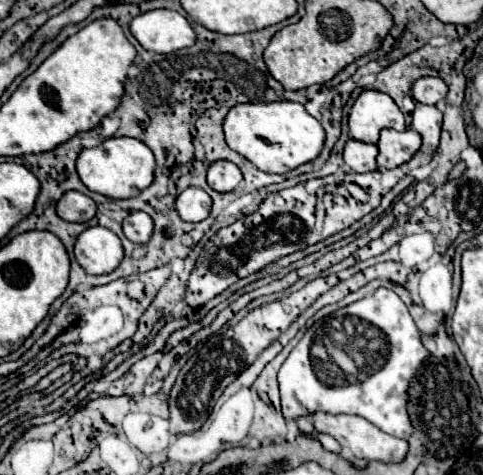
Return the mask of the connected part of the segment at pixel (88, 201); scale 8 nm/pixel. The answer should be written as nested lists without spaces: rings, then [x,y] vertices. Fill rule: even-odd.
[[[67,191],[57,201],[57,213],[65,221],[85,223],[95,215],[95,211],[97,211],[95,201],[83,193],[79,193],[79,191]]]

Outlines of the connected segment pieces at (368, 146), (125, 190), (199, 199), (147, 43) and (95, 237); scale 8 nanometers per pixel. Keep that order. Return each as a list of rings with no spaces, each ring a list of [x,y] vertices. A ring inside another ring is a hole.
[[[349,139],[345,143],[343,161],[355,173],[375,171],[377,169],[375,157],[377,157],[377,147],[373,143],[363,143],[363,141],[355,141],[355,139]]]
[[[111,137],[91,149],[83,149],[77,157],[77,173],[89,191],[111,199],[127,199],[141,193],[153,181],[155,157],[151,149],[133,137]]]
[[[191,187],[185,189],[177,199],[175,199],[175,209],[179,213],[179,217],[183,221],[203,221],[209,211],[211,211],[211,197],[199,189],[199,187]]]
[[[153,9],[131,21],[133,37],[143,49],[153,53],[171,53],[195,43],[195,31],[189,21],[171,9]]]
[[[87,227],[75,241],[75,259],[91,275],[111,273],[123,259],[121,239],[105,227]]]

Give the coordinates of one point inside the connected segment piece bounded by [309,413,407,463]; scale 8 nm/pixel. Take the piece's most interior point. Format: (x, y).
(357, 436)

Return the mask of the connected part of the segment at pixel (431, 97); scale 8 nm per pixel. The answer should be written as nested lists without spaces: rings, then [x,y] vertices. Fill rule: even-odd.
[[[421,77],[419,81],[413,83],[411,93],[413,93],[413,99],[417,99],[419,103],[435,105],[447,95],[447,85],[439,77]]]

